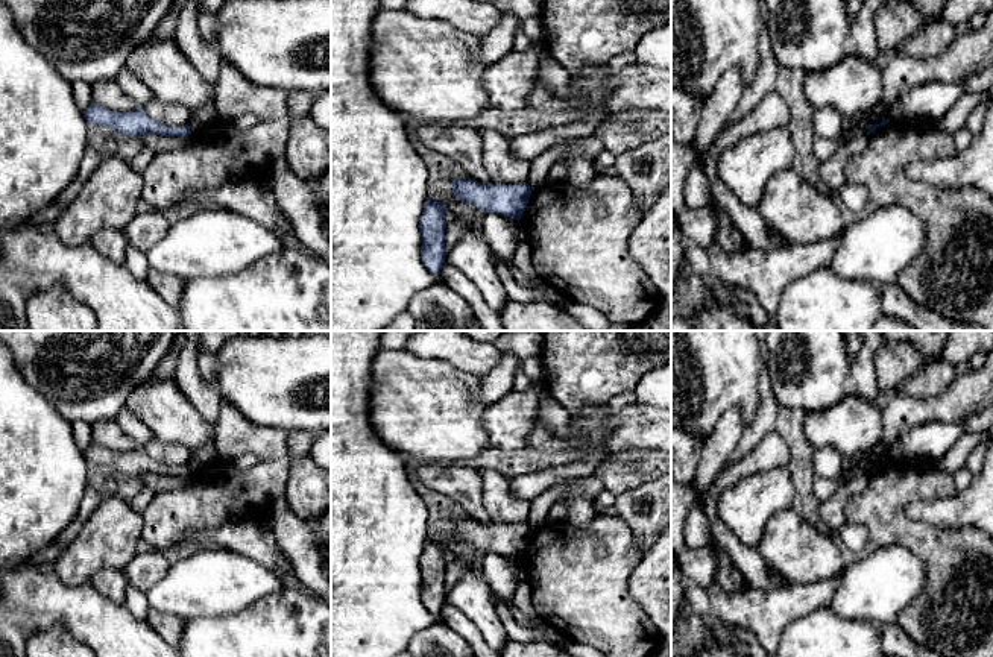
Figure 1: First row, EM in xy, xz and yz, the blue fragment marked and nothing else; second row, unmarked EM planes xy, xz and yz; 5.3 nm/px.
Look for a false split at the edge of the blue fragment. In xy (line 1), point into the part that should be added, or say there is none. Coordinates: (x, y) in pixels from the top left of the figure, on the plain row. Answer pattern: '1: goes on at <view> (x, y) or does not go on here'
1: does not go on here

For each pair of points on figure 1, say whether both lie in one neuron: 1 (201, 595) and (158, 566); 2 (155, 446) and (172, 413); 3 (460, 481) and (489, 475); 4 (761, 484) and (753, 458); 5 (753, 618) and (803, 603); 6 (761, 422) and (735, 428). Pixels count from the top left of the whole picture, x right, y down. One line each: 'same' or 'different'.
1: different
2: different
3: different
4: different
5: same
6: different

